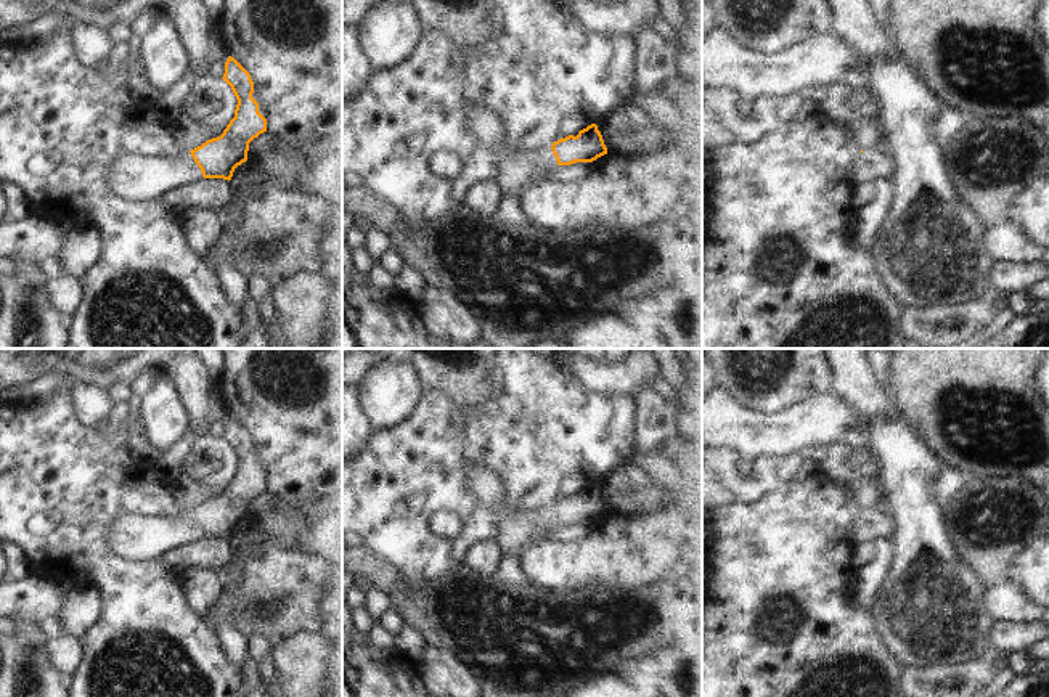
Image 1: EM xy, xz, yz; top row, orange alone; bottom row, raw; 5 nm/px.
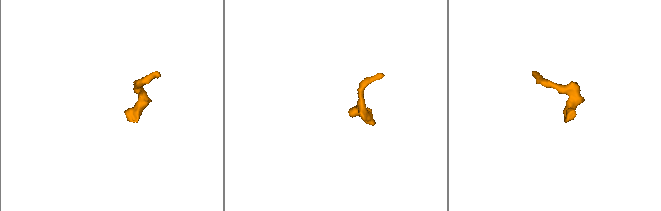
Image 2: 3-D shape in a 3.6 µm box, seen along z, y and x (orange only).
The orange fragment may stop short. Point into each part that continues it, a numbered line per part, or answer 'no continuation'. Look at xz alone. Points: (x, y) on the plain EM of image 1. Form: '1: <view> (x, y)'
1: xz (511, 535)

